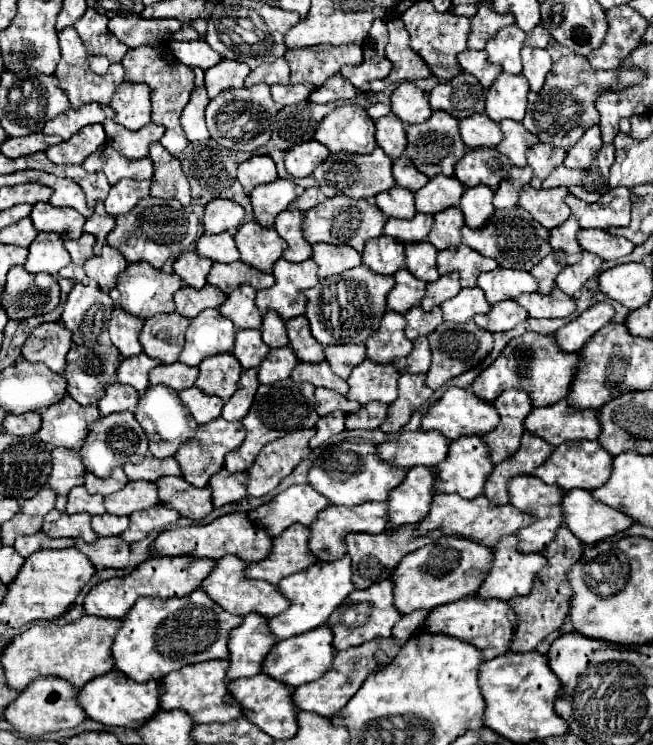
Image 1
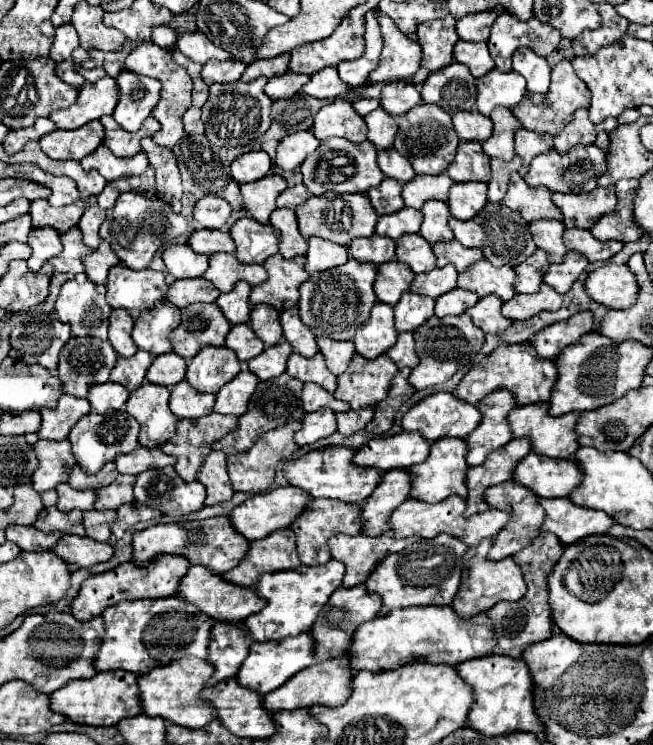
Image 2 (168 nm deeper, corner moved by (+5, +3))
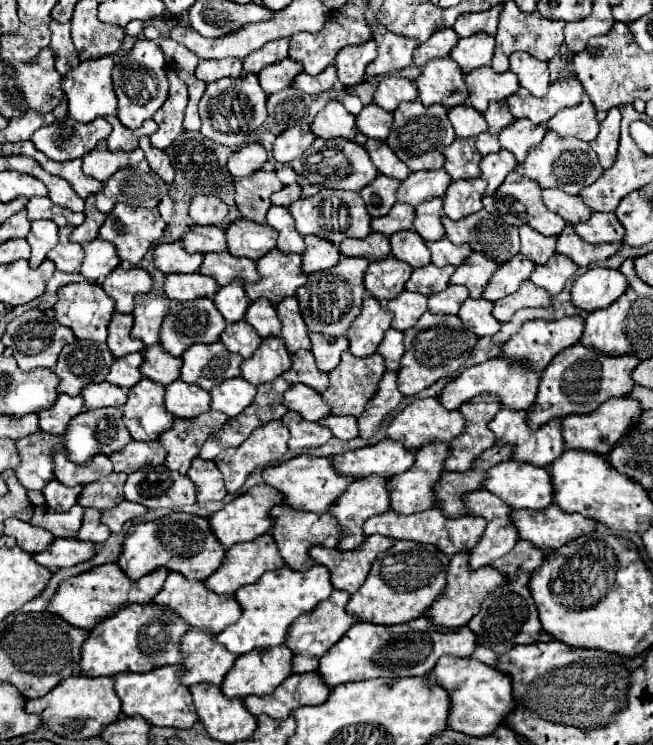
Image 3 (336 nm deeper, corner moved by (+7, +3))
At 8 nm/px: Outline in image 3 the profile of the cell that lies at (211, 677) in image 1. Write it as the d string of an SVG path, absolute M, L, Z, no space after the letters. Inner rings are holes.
M176 665L152 669L148 673L118 673L114 677L114 689L122 701L122 713L128 717L142 715L152 727L190 729L196 723L190 691L176 677Z

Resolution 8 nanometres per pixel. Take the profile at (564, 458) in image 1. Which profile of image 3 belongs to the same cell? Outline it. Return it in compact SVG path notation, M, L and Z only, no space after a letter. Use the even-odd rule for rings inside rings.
M502 461L488 469L482 485L512 509L544 509L552 503L552 481L544 467Z

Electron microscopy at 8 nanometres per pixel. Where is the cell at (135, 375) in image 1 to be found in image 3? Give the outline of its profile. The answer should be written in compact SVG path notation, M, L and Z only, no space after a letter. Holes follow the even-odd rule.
M130 353L124 357L116 357L114 363L110 365L106 381L128 391L132 385L136 385L142 379L142 373L138 369L140 363L142 363L142 353Z

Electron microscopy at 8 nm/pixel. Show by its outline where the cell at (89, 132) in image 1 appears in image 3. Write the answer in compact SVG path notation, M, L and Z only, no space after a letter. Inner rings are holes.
M60 117L48 127L40 127L32 133L32 143L54 161L72 161L84 157L96 147L98 141L110 135L110 123L106 119L94 119L92 123L78 123L70 117Z

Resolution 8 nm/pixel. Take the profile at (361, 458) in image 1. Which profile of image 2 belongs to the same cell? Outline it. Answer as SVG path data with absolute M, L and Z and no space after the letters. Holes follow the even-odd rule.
M326 447L320 451L310 451L304 457L296 461L288 461L284 467L286 479L290 485L304 489L312 497L326 497L326 495L360 495L360 499L340 499L340 501L350 501L350 503L362 503L370 493L378 487L378 479L382 479L382 471L378 469L366 469L360 465L352 465L354 449L350 447Z

